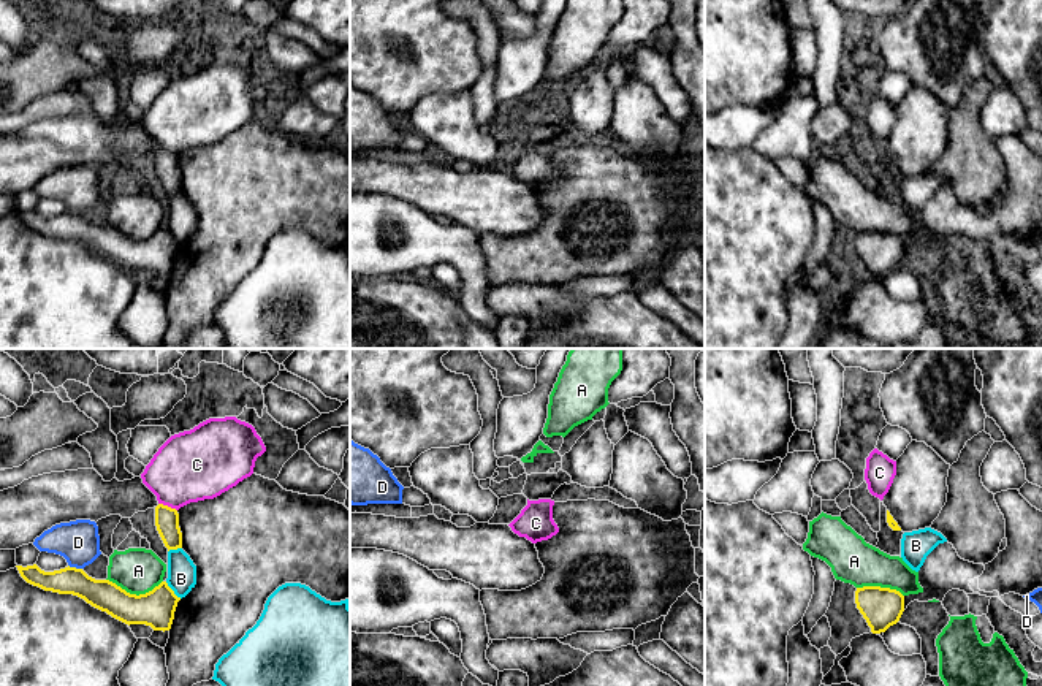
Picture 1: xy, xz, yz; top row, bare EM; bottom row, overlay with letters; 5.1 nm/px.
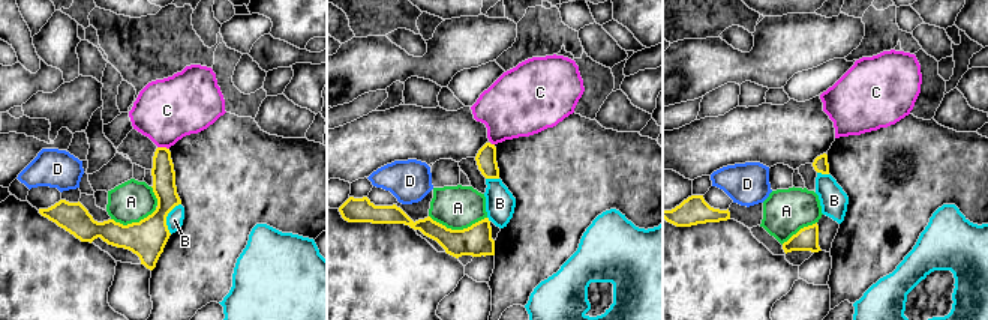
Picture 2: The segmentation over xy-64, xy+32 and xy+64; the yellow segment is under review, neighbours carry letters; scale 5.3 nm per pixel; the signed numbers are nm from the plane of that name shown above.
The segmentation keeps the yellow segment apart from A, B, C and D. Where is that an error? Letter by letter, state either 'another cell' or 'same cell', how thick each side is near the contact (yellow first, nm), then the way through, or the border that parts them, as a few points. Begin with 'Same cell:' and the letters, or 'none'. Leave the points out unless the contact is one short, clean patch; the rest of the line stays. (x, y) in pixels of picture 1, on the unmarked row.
Same cell: none
A: another cell | 190/240 nm
B: another cell | 190/140 nm | along xy (165, 227), (181, 243)
C: another cell | 130/360 nm | along xy (159, 148), (176, 156)
D: another cell | 160/220 nm | along xy (68, 209), (81, 214)

